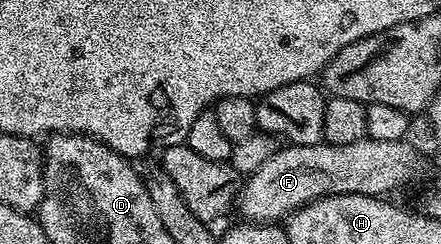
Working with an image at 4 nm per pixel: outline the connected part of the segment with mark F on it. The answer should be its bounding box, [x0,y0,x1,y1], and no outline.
[236,138,422,224]

